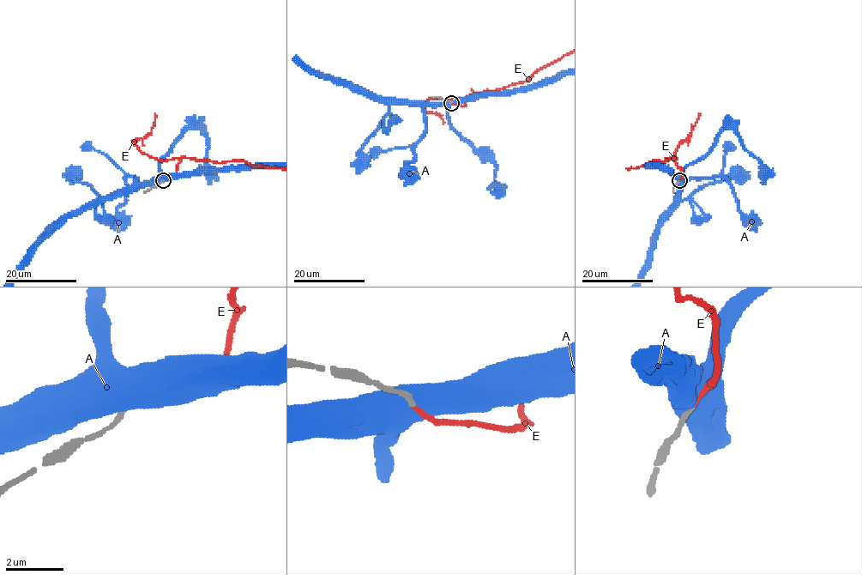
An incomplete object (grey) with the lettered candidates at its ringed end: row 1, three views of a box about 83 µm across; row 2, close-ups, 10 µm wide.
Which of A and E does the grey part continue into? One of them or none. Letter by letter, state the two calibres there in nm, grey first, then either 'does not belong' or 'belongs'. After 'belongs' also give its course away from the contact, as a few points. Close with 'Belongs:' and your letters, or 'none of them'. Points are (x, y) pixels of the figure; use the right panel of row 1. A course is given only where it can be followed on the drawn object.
A: calibres 160 and 800 nm; does not belong
E: calibres 160 and 160 nm; belongs
Belongs: E

